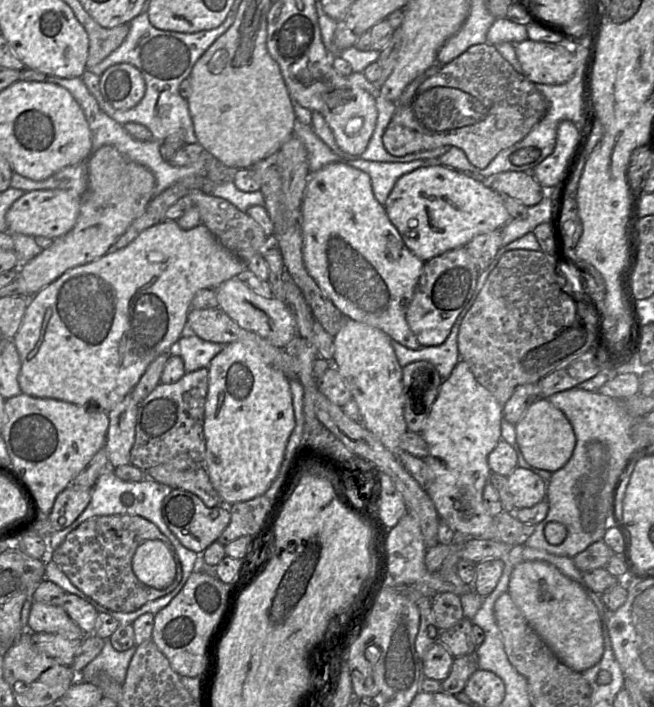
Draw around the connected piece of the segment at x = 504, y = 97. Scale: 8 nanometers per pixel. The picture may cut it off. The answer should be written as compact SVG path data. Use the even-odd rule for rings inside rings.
M477 44L427 78L405 103L399 104L382 136L384 148L393 156L456 146L478 168L485 168L502 150L521 141L545 116L548 101L535 84L519 74L494 45Z

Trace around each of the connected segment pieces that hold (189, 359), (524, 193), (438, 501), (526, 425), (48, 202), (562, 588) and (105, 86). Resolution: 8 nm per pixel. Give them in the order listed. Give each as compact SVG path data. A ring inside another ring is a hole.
M197 335L183 336L172 345L170 354L180 355L186 373L207 368L211 360L220 353L227 344L215 343L201 339Z
M506 171L481 181L497 193L505 193L527 207L538 204L542 199L542 186L531 172Z
M460 359L451 375L442 381L423 430L419 433L428 446L428 454L423 460L433 473L427 494L439 518L460 538L495 538L493 517L485 506L483 489L491 474L488 456L501 440L502 410L503 406L476 380L469 365ZM461 499L470 503L470 518L463 516L463 512L455 507Z
M547 398L535 401L516 424L516 440L525 461L538 469L555 472L569 461L576 444L573 427L564 413Z
M49 189L25 192L9 208L6 214L8 233L44 236L51 239L68 233L76 224L81 197L74 197L66 190Z
M543 560L517 564L510 576L508 593L530 626L557 658L573 671L583 673L604 653L604 638L597 607L585 588Z
M129 63L108 67L99 80L99 89L103 98L118 110L135 107L145 94L145 80L141 72Z

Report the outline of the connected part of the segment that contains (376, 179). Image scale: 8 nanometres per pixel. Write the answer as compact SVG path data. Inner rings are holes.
M359 158L347 159L345 164L367 173L376 200L384 205L397 180L421 167L440 165L438 158L415 160L407 163L367 161Z

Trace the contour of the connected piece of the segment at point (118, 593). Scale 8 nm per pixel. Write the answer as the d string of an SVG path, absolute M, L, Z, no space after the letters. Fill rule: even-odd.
M107 515L92 517L71 531L63 543L49 551L51 559L69 578L71 583L102 606L118 612L134 612L144 604L172 592L182 578L178 555L174 581L164 589L154 589L143 584L134 574L132 558L139 545L147 540L160 540L175 552L169 539L149 520L139 515Z

